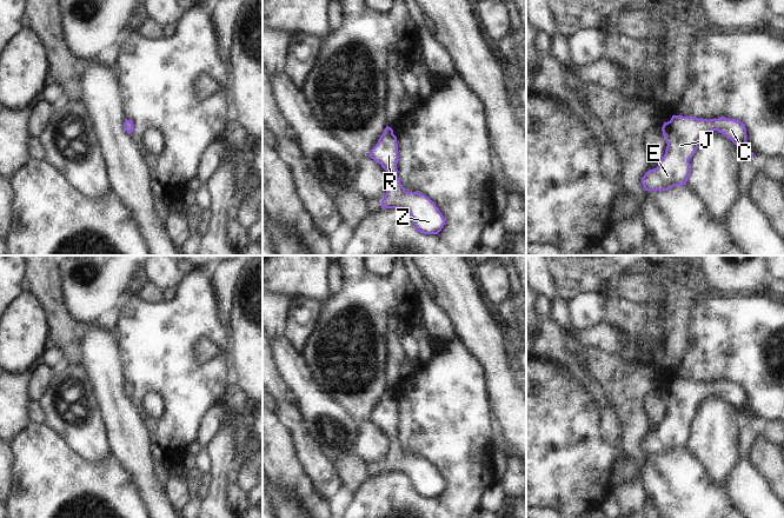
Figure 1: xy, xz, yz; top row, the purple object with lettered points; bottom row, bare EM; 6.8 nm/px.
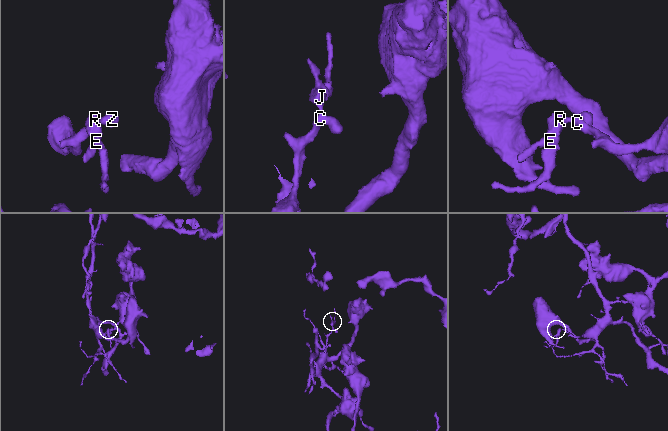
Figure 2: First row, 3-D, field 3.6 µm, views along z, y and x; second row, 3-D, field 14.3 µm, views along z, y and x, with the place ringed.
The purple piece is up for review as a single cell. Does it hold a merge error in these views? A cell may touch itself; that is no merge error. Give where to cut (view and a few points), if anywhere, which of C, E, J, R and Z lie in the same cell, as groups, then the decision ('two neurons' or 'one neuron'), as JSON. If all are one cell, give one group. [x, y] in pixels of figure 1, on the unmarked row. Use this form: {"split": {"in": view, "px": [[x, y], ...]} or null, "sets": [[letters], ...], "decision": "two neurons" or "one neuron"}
{"split": null, "sets": [["C", "E", "J", "R", "Z"]], "decision": "one neuron"}

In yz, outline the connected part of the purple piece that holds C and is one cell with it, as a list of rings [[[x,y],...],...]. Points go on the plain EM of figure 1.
[[[672,379],[664,386],[663,399],[667,407],[658,430],[649,433],[642,441],[645,454],[667,454],[686,449],[691,438],[689,424],[698,412],[698,405],[711,394],[717,394],[730,403],[750,420],[753,417],[746,405],[746,392],[742,385],[720,380],[718,383],[697,383],[695,380]]]

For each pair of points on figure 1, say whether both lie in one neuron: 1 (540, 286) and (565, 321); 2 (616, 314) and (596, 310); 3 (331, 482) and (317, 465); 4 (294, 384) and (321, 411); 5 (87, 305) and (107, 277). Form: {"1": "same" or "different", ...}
{"1": "same", "2": "different", "3": "same", "4": "same", "5": "same"}

